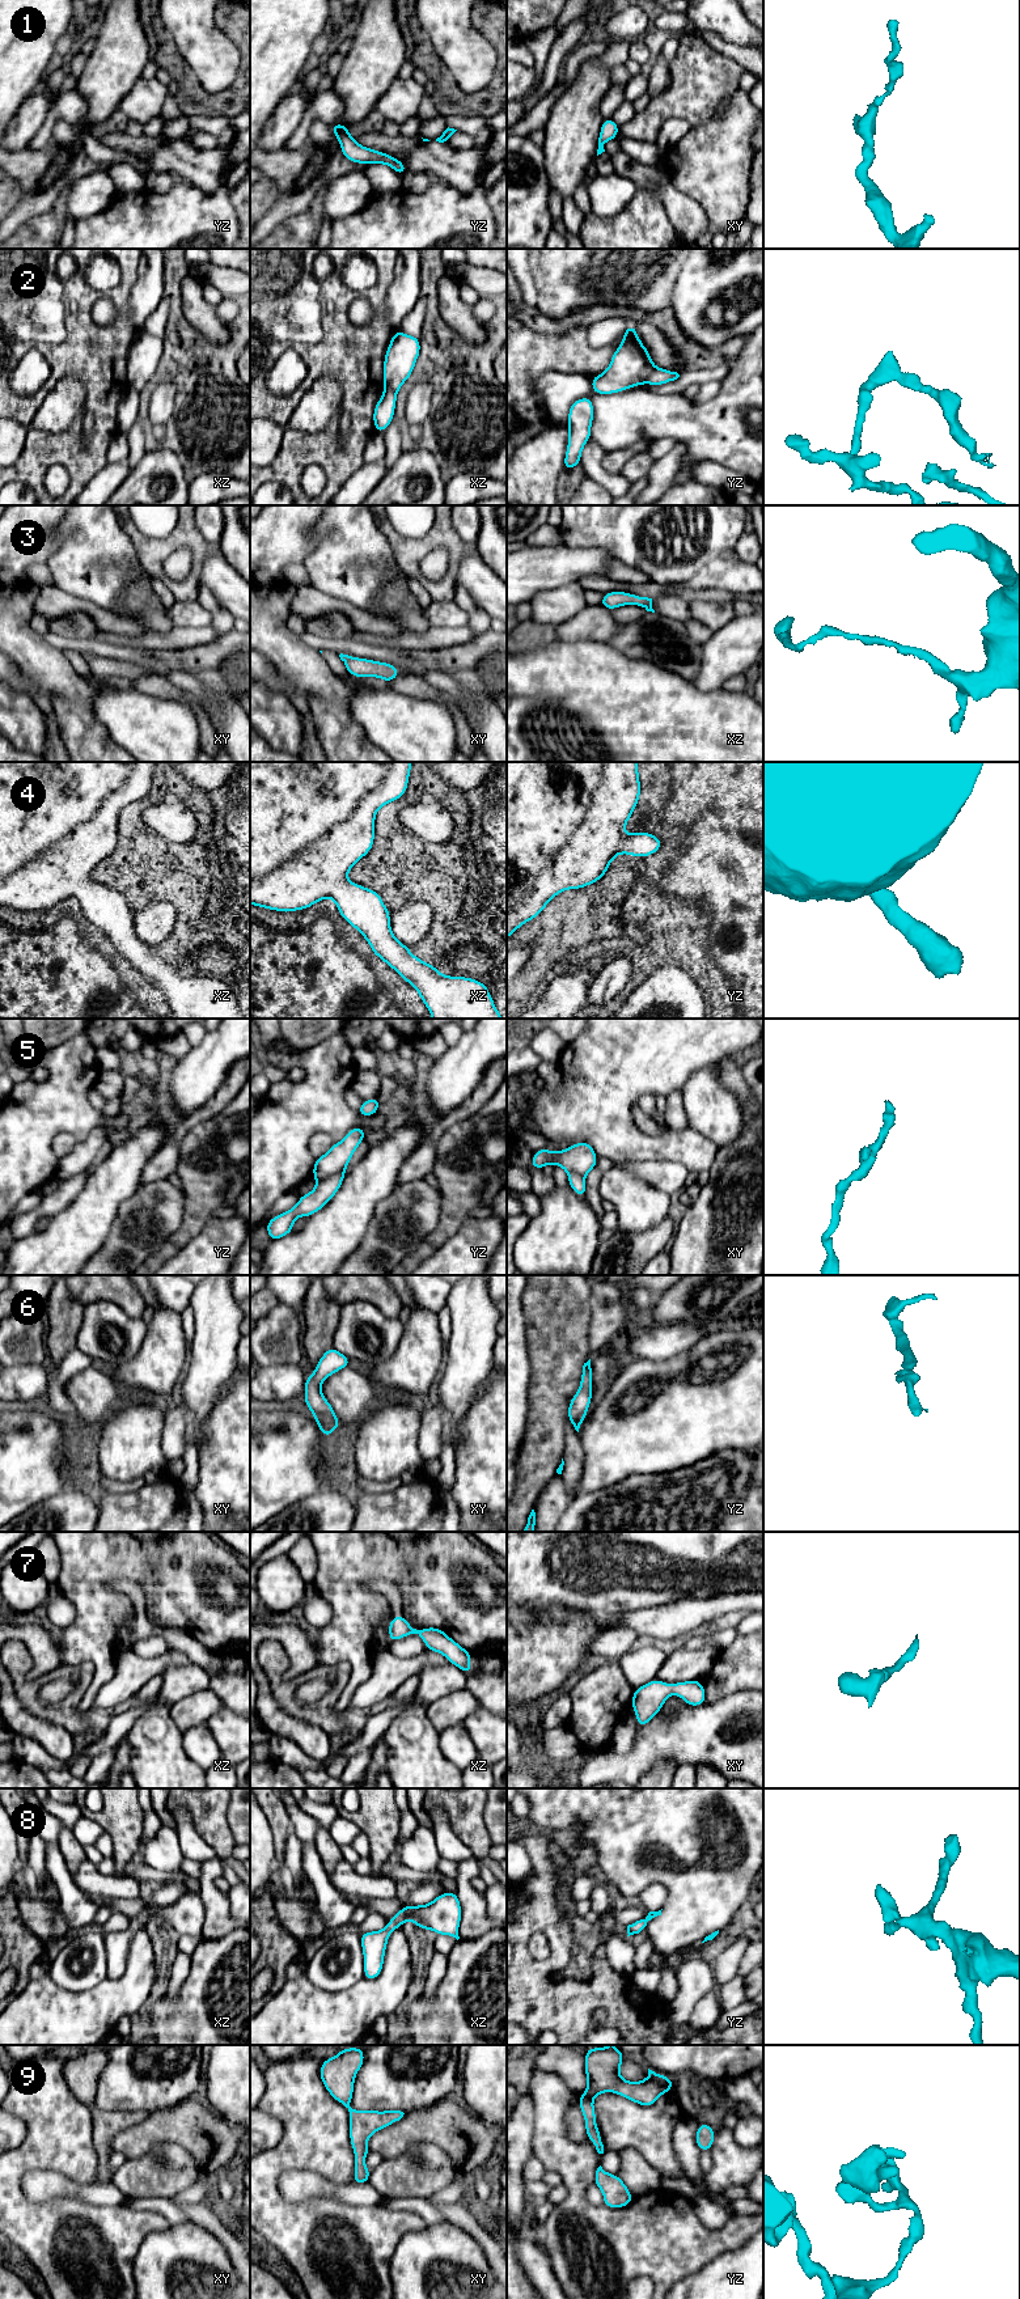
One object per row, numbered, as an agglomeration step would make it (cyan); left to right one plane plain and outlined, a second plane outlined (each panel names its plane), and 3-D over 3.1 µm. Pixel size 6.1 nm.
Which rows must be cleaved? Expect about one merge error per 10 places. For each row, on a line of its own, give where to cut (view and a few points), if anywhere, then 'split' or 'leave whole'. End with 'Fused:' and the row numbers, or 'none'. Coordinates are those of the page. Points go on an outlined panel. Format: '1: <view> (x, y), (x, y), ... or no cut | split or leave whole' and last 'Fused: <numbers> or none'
1: no cut | leave whole
2: yz (655, 367), (644, 381) | split
3: no cut | leave whole
4: no cut | leave whole
5: yz (343, 1169), (317, 1181) | split
6: no cut | leave whole
7: no cut | leave whole
8: no cut | leave whole
9: no cut | leave whole
Fused: 2, 5

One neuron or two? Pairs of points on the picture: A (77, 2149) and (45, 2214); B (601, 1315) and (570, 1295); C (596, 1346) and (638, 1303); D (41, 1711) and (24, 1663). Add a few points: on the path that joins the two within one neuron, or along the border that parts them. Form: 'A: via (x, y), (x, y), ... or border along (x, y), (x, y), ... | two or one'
A: via (50, 2149), (41, 2150), (16, 2175), (17, 2197) | one
B: border along (591, 1288), (588, 1338) | two
C: border along (625, 1294), (625, 1300), (635, 1317) | two
D: via (30, 1700), (21, 1684), (21, 1675) | one

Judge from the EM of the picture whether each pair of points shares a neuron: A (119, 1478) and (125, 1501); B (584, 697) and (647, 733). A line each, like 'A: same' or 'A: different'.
A: different
B: same

